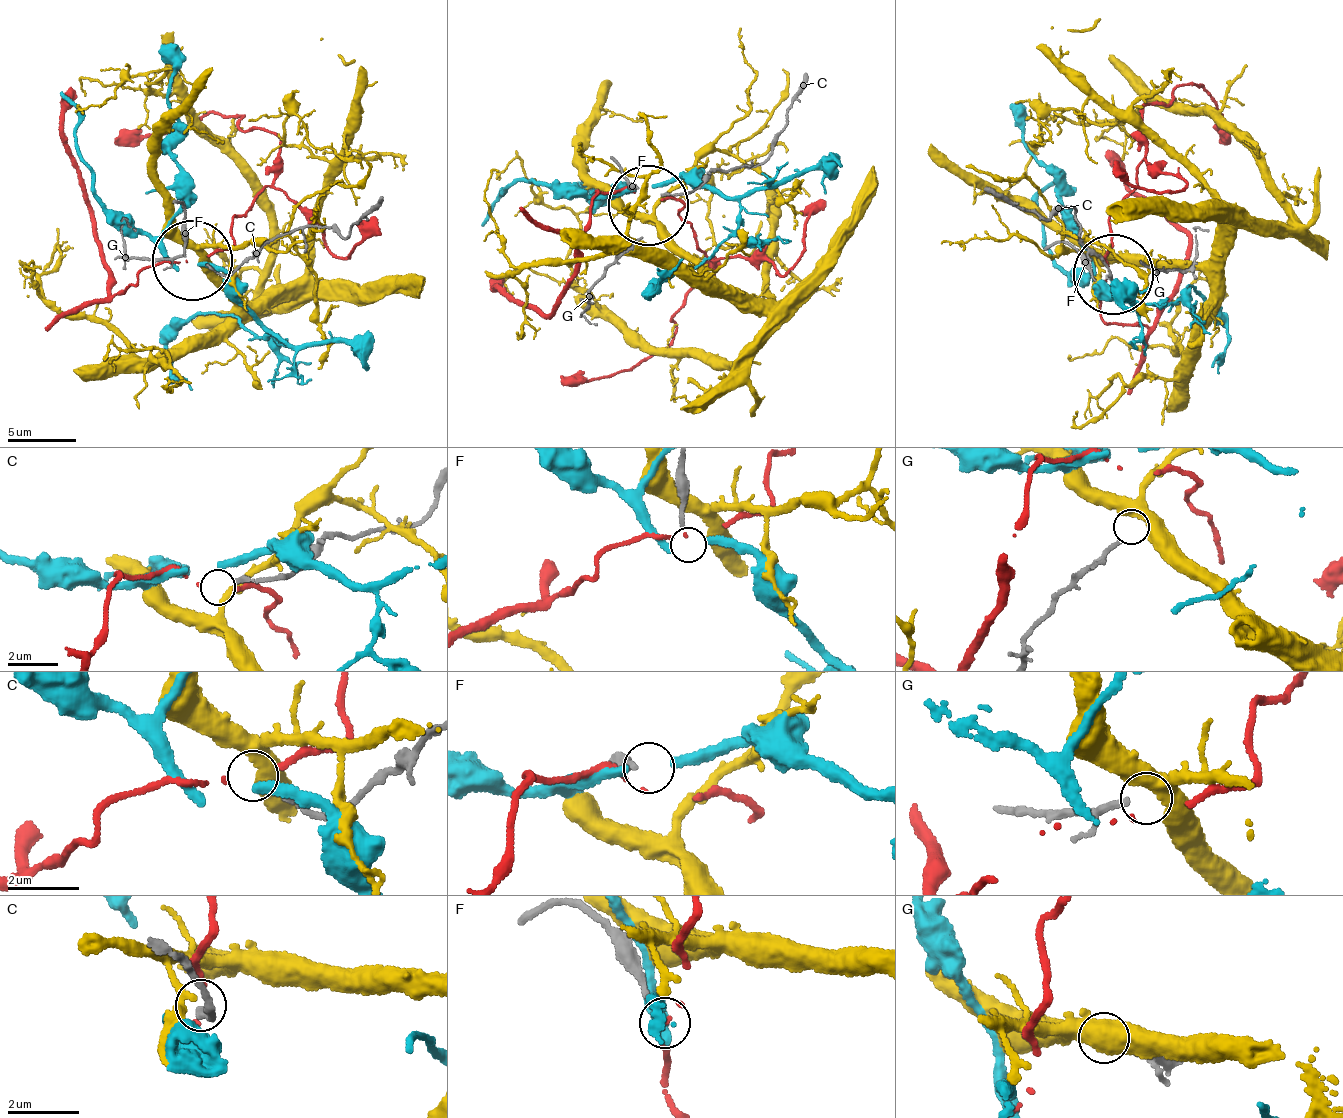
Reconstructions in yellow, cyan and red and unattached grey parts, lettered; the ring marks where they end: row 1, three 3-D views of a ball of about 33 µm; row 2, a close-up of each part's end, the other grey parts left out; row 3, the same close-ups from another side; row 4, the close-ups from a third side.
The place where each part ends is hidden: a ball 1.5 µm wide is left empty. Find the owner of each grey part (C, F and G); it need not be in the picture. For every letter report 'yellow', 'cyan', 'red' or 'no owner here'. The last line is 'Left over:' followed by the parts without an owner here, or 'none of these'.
C: no owner here
F: cyan
G: yellow
Left over: C

